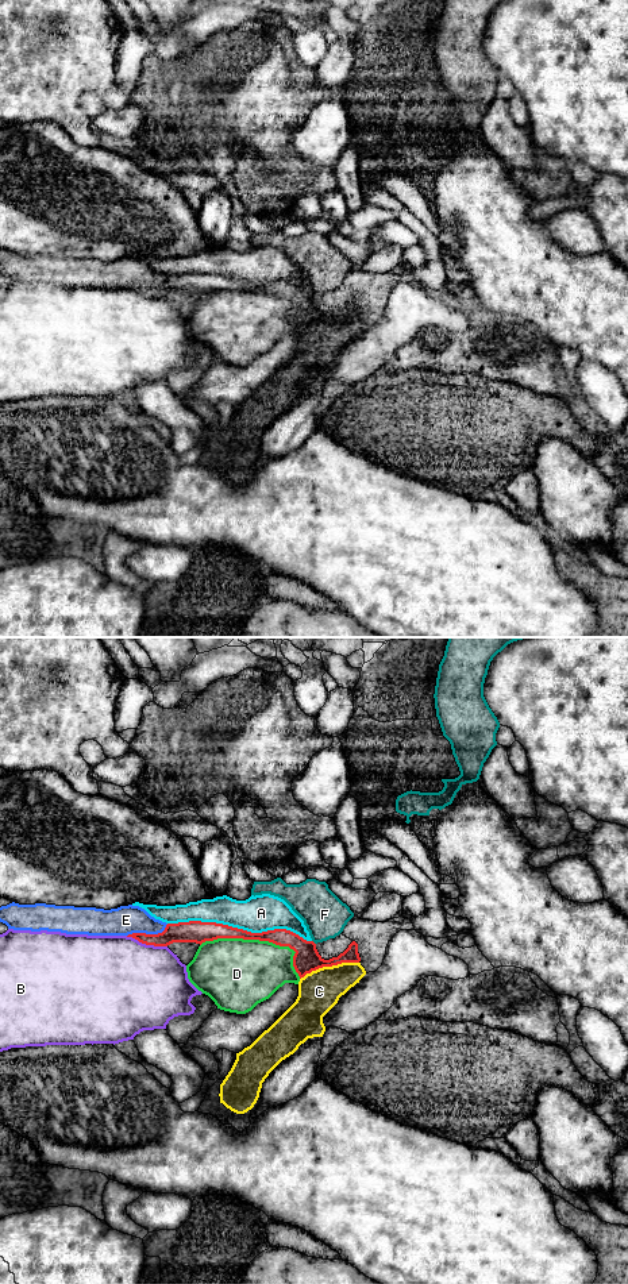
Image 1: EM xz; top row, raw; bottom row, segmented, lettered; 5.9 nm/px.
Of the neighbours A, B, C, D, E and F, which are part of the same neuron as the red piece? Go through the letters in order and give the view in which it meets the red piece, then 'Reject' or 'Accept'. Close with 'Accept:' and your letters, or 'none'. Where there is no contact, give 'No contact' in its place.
A: Touches red in xz. Reject
B: Touches red in xz. Reject
C: Touches red in xz. Reject
D: Touches red in xz. Reject
E: Touches red in xz. Reject
F: Touches red in xz. Reject
Accept: none

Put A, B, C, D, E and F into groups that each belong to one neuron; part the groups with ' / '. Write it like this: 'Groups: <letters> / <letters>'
Groups: A / B / C / D / E / F

